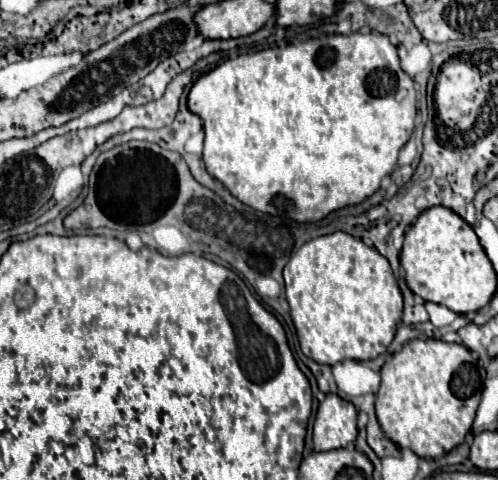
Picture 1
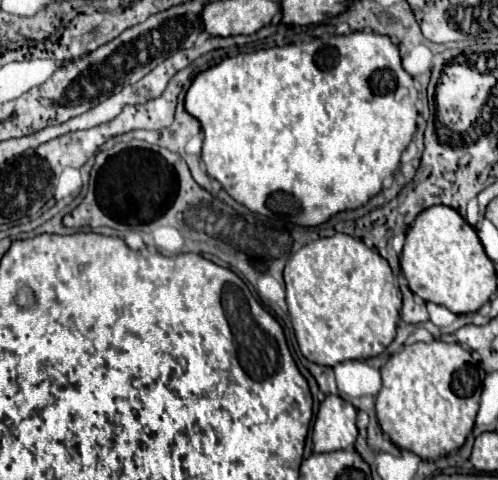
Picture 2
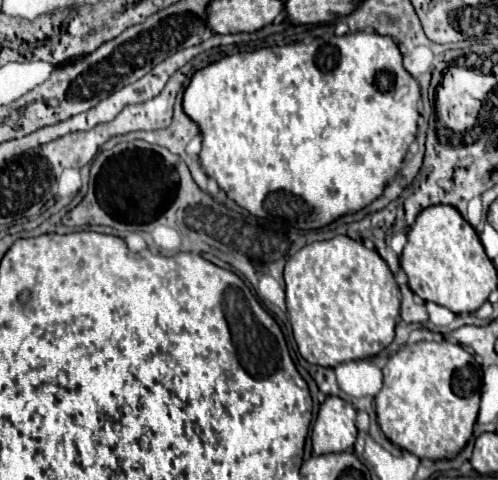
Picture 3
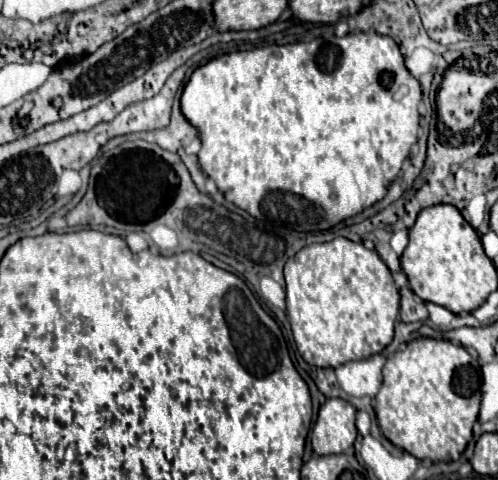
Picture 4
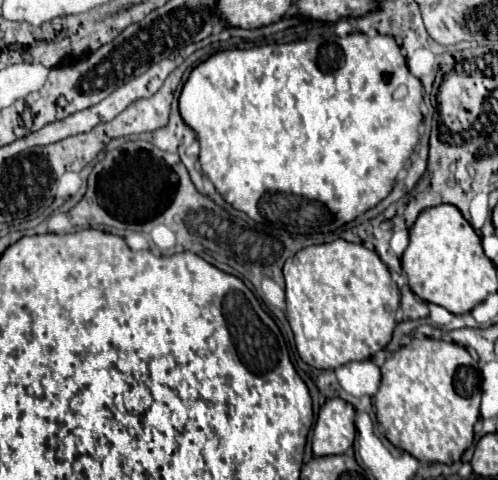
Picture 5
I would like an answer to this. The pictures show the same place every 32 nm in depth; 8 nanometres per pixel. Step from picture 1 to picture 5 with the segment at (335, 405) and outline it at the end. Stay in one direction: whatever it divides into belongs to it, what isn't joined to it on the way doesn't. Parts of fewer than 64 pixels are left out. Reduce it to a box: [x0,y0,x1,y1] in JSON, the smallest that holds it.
[312,398,356,456]

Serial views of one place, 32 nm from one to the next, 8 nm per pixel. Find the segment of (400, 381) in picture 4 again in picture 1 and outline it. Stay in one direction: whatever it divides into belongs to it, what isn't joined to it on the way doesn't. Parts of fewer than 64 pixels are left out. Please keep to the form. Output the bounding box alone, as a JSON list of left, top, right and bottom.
[376,340,482,458]

